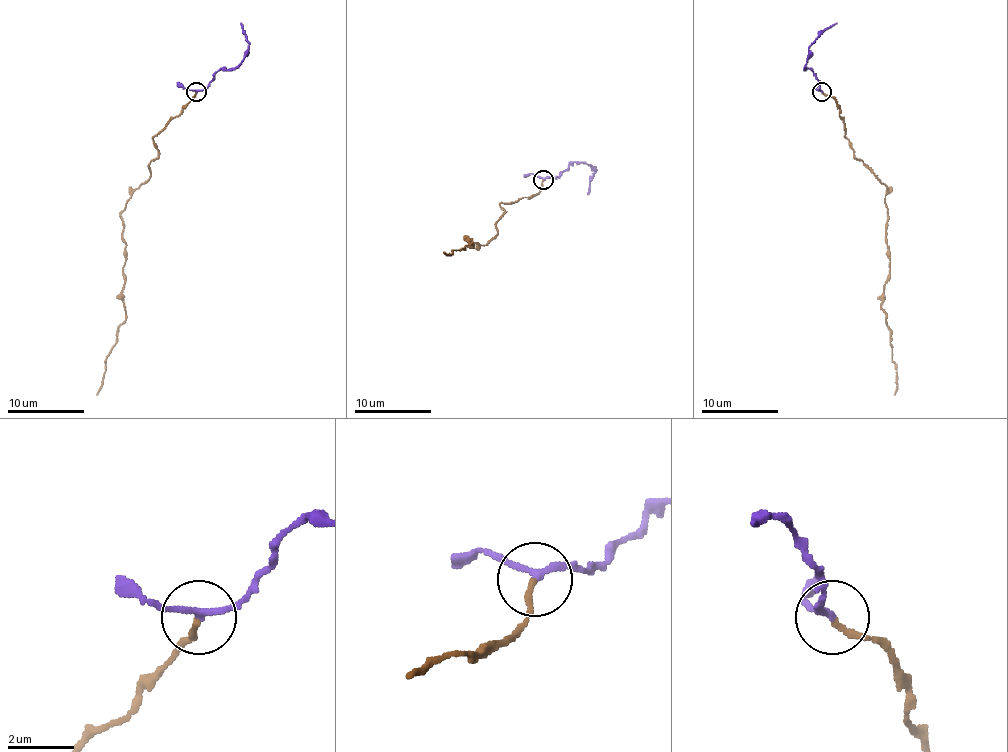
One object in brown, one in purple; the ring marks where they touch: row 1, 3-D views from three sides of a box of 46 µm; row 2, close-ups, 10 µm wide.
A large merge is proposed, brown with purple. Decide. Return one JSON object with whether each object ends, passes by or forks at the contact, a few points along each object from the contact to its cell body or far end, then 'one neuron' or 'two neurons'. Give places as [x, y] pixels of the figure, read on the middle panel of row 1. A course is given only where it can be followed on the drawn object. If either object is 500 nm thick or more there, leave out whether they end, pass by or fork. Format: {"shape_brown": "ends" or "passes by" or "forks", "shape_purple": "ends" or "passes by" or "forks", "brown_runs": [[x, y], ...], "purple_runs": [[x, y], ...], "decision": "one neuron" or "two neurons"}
{"shape_brown": "ends", "shape_purple": "passes by", "brown_runs": [[543, 180], [537, 194], [500, 205], [497, 234], [481, 245], [470, 247], [472, 240], [450, 255], [443, 251]], "purple_runs": [[543, 180], [556, 178], [575, 163], [589, 165], [594, 167], [587, 194]], "decision": "one neuron"}

